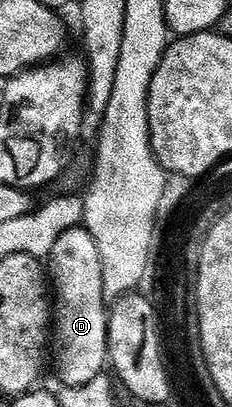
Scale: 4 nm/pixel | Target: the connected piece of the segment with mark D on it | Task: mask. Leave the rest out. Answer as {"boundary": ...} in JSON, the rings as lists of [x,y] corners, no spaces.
{"boundary":[[[83,226],[65,230],[65,234],[53,242],[49,263],[49,284],[53,289],[53,344],[59,347],[60,385],[85,386],[85,382],[93,382],[93,378],[104,375],[103,366],[105,368],[109,362],[109,306],[105,301],[103,267],[95,239]]]}

